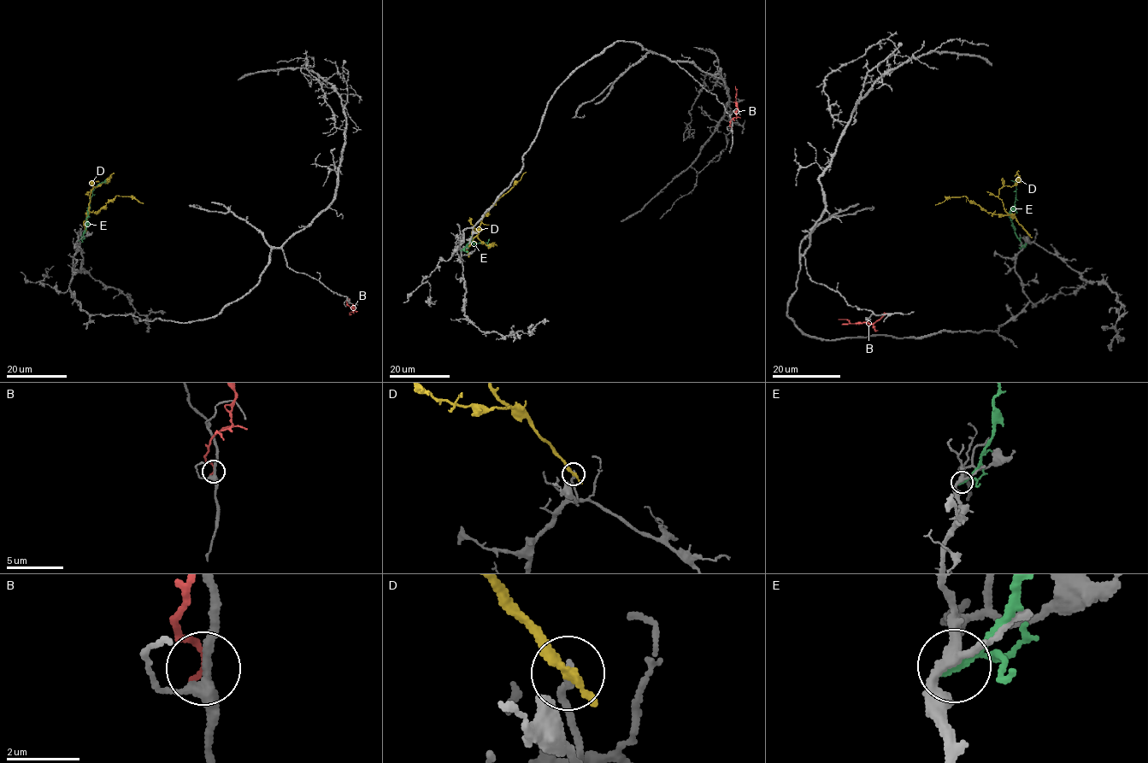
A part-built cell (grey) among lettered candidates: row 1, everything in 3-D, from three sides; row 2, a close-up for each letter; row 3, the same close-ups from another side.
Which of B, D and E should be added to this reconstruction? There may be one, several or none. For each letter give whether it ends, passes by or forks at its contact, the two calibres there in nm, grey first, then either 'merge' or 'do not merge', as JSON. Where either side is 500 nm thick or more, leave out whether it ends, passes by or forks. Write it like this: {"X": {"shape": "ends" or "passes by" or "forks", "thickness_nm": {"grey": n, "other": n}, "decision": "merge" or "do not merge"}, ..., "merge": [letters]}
{"B": {"shape": "ends", "thickness_nm": {"grey": 280, "other": 170}, "decision": "do not merge"}, "D": {"shape": "ends", "thickness_nm": {"grey": 200, "other": 400}, "decision": "do not merge"}, "E": {"shape": "ends", "thickness_nm": {"grey": 320, "other": 280}, "decision": "do not merge"}, "merge": []}

